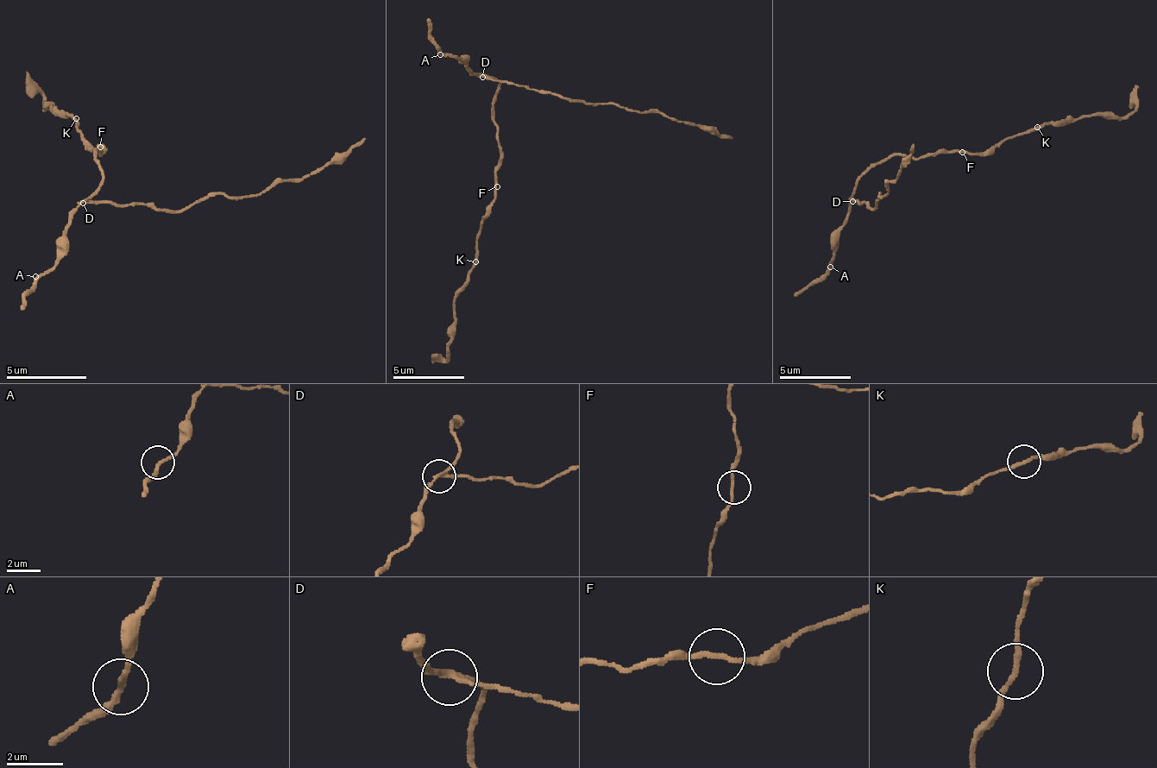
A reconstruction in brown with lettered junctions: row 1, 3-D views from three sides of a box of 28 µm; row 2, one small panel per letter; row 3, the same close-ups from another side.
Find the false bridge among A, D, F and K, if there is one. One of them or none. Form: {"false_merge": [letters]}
{"false_merge": ["D"]}

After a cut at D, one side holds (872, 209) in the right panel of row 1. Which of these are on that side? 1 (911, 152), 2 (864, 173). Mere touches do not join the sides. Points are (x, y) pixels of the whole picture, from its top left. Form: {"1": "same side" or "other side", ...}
{"1": "same side", "2": "other side"}

